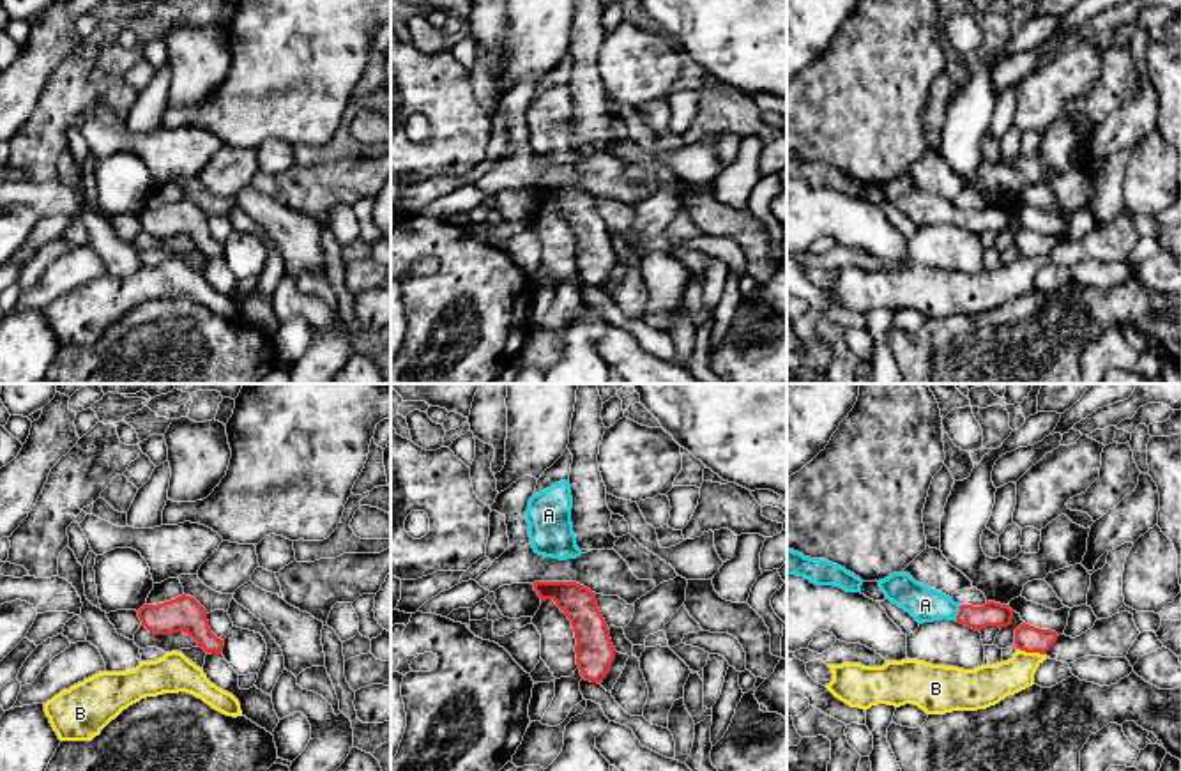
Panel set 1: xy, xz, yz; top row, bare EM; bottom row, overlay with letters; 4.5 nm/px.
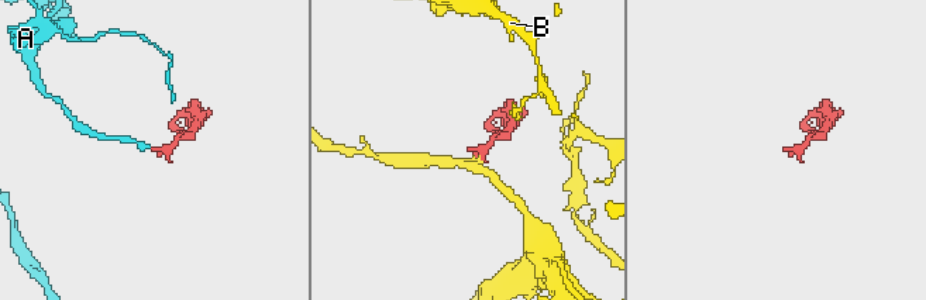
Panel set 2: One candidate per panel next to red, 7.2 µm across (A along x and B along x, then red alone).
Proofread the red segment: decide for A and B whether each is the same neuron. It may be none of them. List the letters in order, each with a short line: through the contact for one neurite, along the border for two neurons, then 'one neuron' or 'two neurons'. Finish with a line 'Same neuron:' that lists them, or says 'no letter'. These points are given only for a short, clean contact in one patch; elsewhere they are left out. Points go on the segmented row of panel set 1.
A: line yz (990, 614), (959, 612), (939, 605), (925, 605); one neuron
B: line yz (1017, 648), (1043, 655); two neurons
Same neuron: A

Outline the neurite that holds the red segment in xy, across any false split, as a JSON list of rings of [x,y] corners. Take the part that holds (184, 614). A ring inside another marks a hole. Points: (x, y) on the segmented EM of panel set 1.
[[[179,596],[159,605],[143,605],[138,610],[141,626],[154,635],[187,633],[207,654],[221,654],[223,640],[217,638],[207,621],[207,610],[191,596]]]

